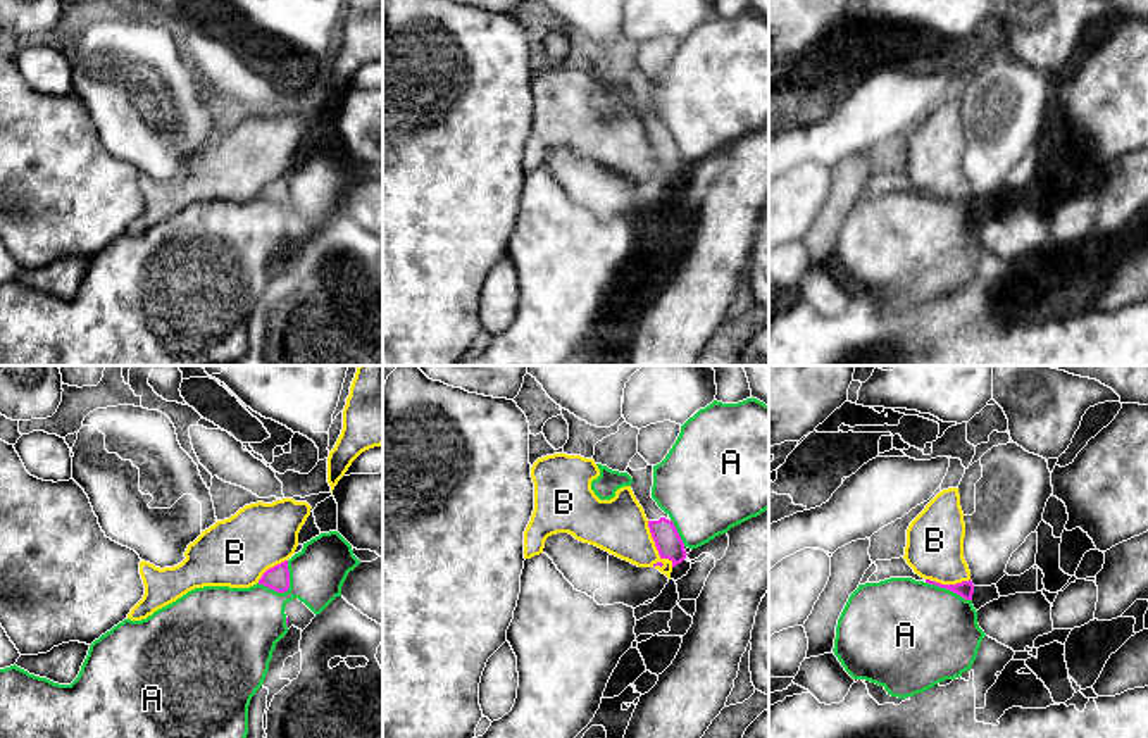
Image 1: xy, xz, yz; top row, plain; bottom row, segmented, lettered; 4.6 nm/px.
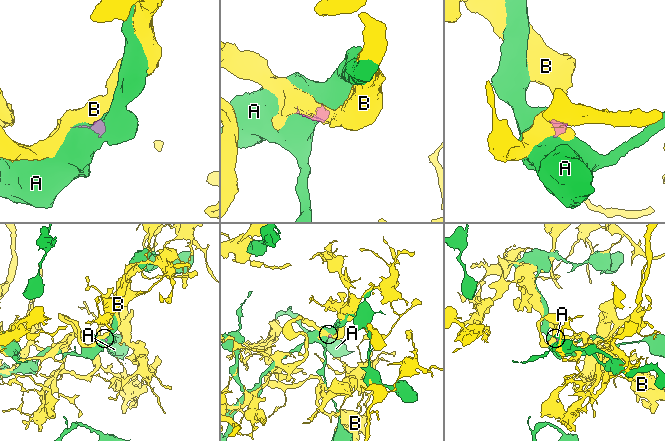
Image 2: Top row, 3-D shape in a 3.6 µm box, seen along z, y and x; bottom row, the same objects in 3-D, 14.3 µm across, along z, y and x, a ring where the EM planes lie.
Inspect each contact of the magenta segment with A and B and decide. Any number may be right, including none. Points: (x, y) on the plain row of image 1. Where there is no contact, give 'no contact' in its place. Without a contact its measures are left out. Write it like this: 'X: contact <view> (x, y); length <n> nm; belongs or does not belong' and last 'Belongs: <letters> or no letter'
A: contact xy (285, 204); length 190 nm; does not belong
B: contact xz (655, 159); length 240 nm; does not belong
Belongs: no letter

